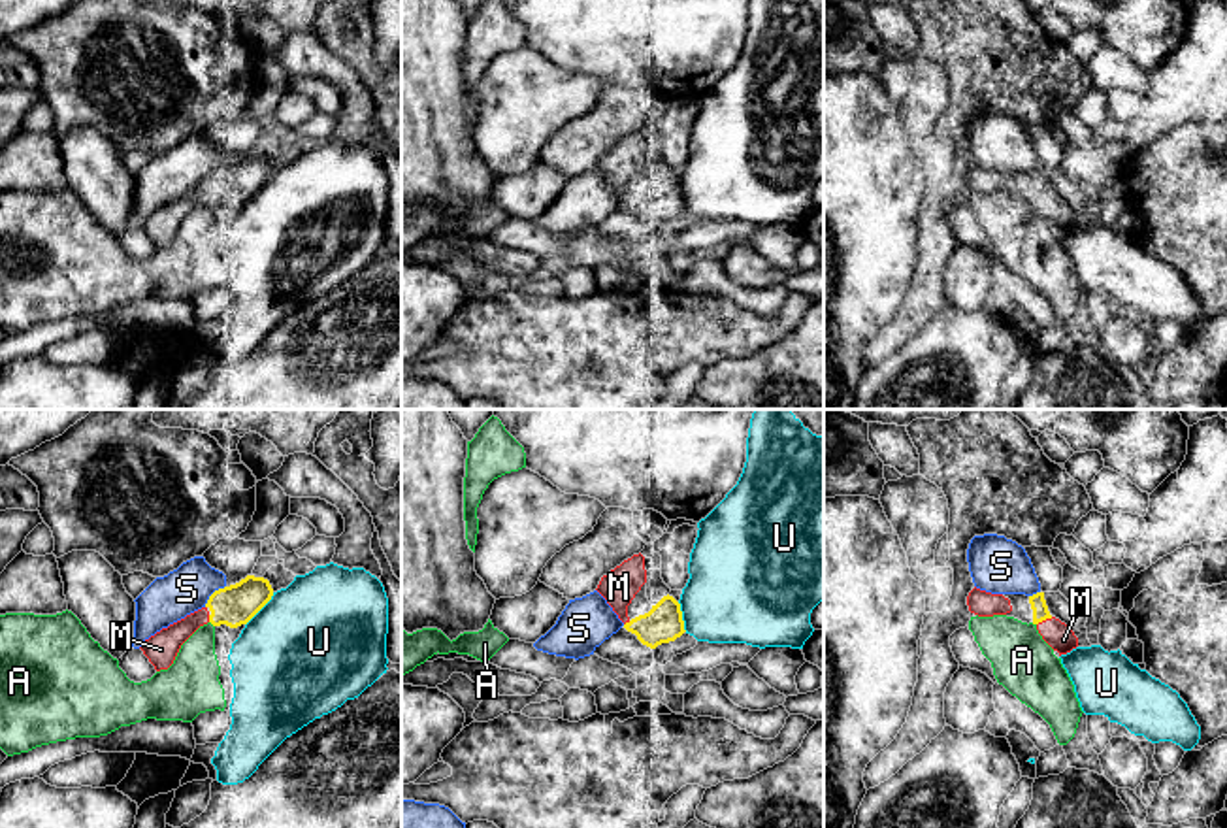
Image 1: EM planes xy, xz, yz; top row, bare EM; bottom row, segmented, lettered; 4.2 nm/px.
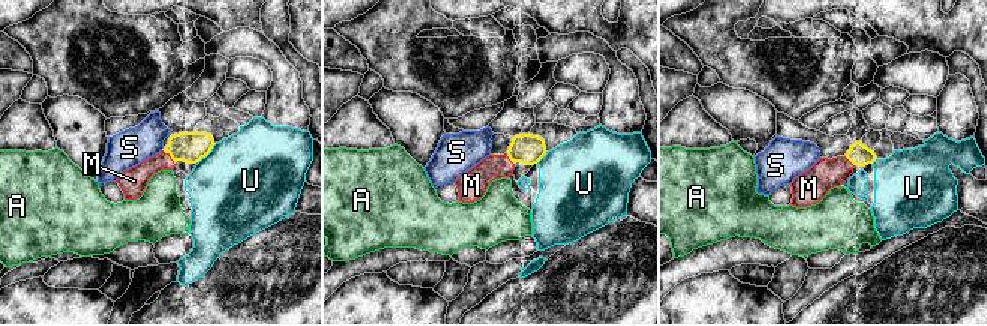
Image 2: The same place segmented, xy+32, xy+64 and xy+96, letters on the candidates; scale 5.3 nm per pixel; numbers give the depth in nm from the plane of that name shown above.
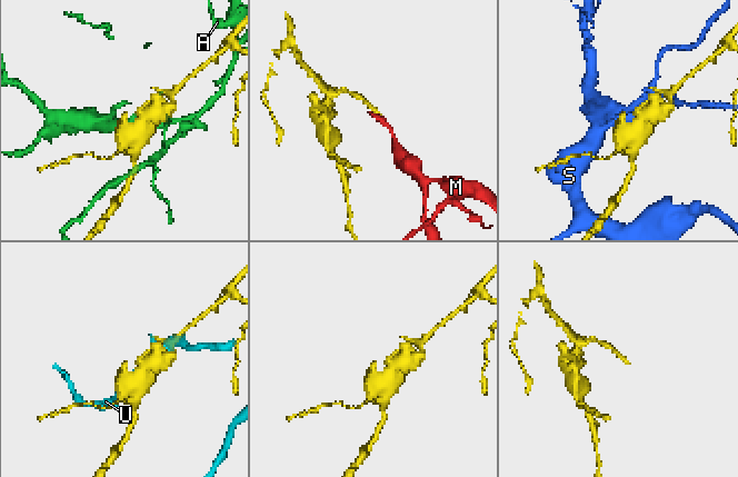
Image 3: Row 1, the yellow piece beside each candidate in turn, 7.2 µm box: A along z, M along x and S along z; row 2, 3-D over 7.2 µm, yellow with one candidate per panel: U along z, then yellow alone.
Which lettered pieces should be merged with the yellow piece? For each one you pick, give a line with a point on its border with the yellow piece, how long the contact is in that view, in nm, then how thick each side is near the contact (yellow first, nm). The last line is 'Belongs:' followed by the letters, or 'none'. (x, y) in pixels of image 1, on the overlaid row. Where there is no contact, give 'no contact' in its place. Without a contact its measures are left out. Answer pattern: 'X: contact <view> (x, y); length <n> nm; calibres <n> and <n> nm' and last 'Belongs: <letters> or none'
M: contact yz (1045, 619); length 80 nm; calibres 70 and 110 nm
Belongs: M

